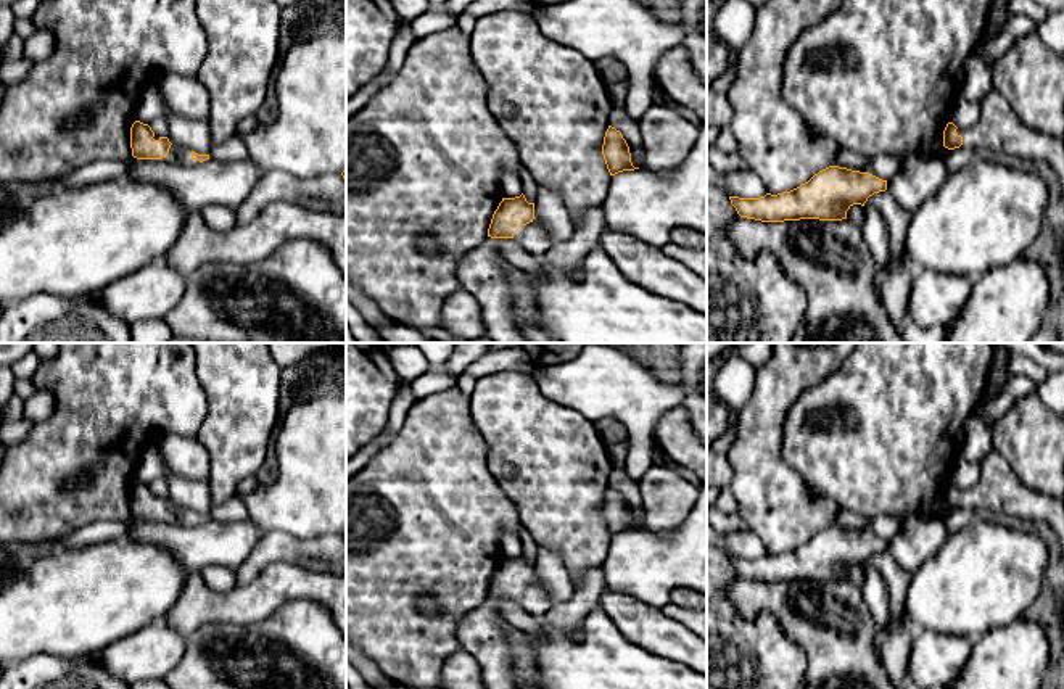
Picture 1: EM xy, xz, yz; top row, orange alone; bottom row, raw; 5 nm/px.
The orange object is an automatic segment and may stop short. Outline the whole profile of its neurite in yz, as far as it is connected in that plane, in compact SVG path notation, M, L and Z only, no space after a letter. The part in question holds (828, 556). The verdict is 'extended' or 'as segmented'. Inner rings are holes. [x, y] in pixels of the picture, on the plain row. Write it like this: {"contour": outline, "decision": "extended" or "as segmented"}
{"contour": "M829 526L800 547L760 559L729 557L740 578L761 583L784 583L800 580L842 581L853 565L887 551L887 541L869 533Z", "decision": "as segmented"}

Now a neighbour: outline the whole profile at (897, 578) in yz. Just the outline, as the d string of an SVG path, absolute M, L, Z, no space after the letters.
M887 551L869 557L868 562L864 563L864 568L868 567L876 568L887 584L889 633L890 633L897 629L903 620L908 621L905 610L905 597L913 573L901 568Z

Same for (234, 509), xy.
M233 496L222 504L214 504L209 510L209 518L221 523L245 522L250 517L246 505L240 496Z

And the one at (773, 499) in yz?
M773 343L769 359L757 369L753 391L734 415L734 443L726 454L732 465L736 514L763 541L768 554L790 552L832 526L840 512L835 501L811 496L802 475L782 459L782 431L789 407L811 386L840 367L856 343Z

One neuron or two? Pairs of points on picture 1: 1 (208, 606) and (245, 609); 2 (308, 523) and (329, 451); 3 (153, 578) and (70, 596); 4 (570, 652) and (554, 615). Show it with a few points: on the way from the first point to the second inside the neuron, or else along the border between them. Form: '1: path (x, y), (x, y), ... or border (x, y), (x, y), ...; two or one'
1: path (218, 606), (235, 606); one
2: path (311, 506), (329, 482), (329, 469); one
3: path (132, 583), (90, 596); one
4: border (593, 609), (575, 636), (541, 617); two

